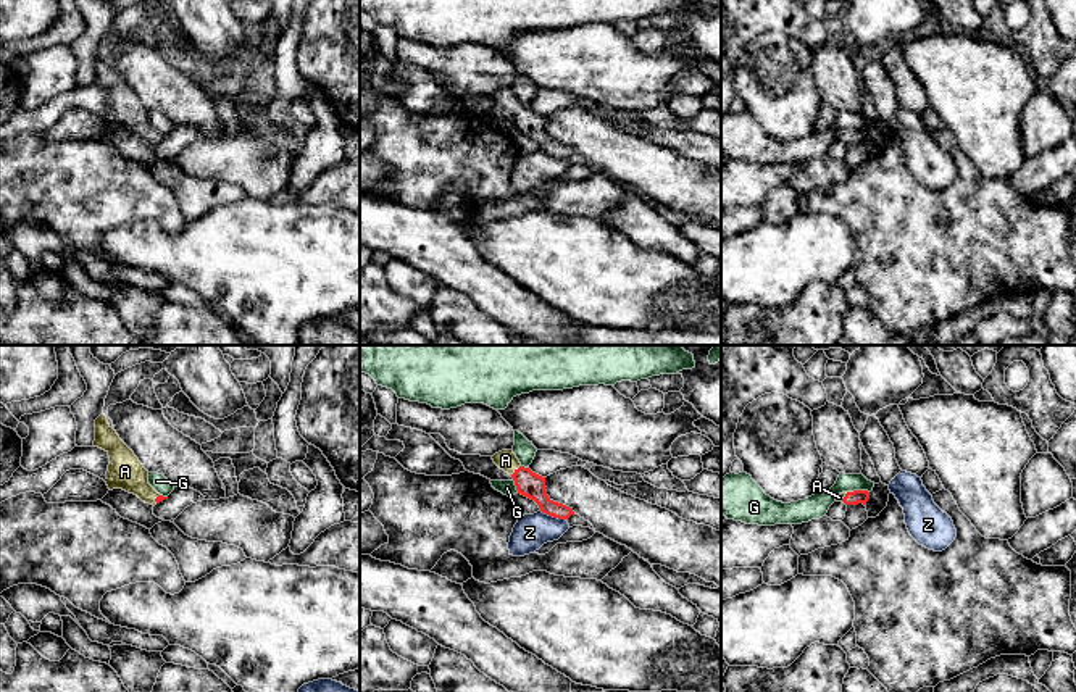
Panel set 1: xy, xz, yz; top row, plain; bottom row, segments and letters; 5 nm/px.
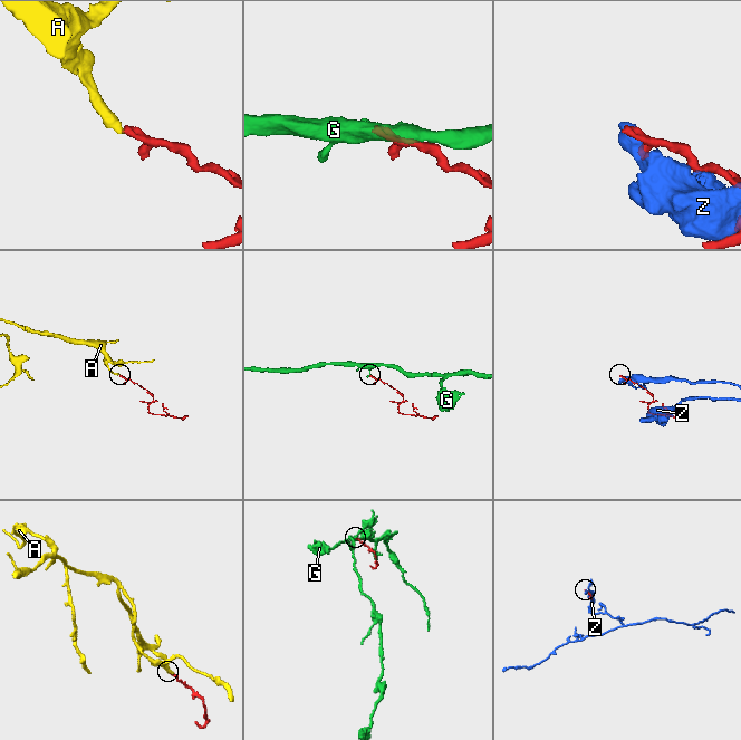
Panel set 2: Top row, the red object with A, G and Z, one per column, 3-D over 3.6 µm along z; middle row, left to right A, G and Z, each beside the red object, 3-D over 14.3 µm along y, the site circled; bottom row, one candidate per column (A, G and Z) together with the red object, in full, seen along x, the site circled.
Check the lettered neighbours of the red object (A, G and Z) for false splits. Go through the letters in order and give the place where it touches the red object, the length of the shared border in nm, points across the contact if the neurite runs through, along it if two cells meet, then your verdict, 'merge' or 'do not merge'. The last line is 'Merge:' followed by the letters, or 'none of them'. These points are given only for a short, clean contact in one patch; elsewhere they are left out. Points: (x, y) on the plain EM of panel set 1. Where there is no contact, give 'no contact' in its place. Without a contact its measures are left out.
A: meets red in xz at (515, 108); contact 80 nm long; runs through xz (529, 123), (515, 108), (505, 99); merge
G: meets red in yz at (857, 129); contact 110 nm long; border along yz (868, 129), (847, 131); do not merge
Z: meets red in xz at (554, 155); contact 140 nm long; do not merge
Merge: A

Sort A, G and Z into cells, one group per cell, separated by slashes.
A / G / Z

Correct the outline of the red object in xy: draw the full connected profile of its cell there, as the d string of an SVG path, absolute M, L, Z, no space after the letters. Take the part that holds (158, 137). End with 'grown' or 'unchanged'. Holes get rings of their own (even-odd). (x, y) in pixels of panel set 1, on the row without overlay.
M100 53L95 58L94 85L105 89L110 95L105 118L110 129L123 127L153 145L168 137L160 134L148 123L148 110L144 106L134 90L119 77L116 69L108 63L105 53Z | grown

